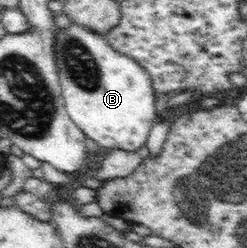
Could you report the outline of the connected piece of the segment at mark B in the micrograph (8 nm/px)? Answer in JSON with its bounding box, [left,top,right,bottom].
[55,22,159,158]

